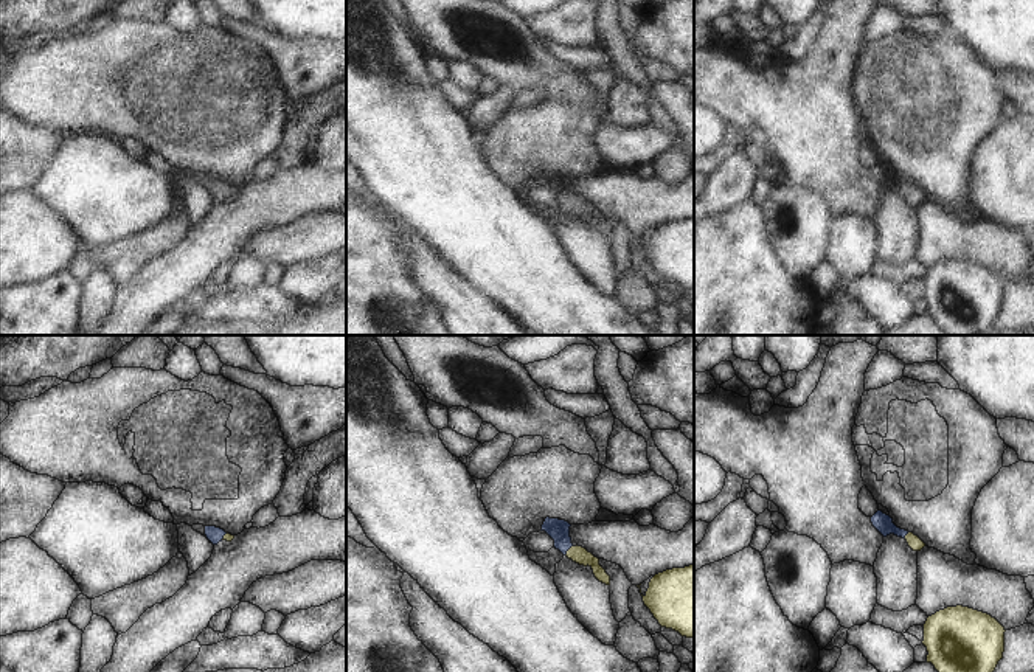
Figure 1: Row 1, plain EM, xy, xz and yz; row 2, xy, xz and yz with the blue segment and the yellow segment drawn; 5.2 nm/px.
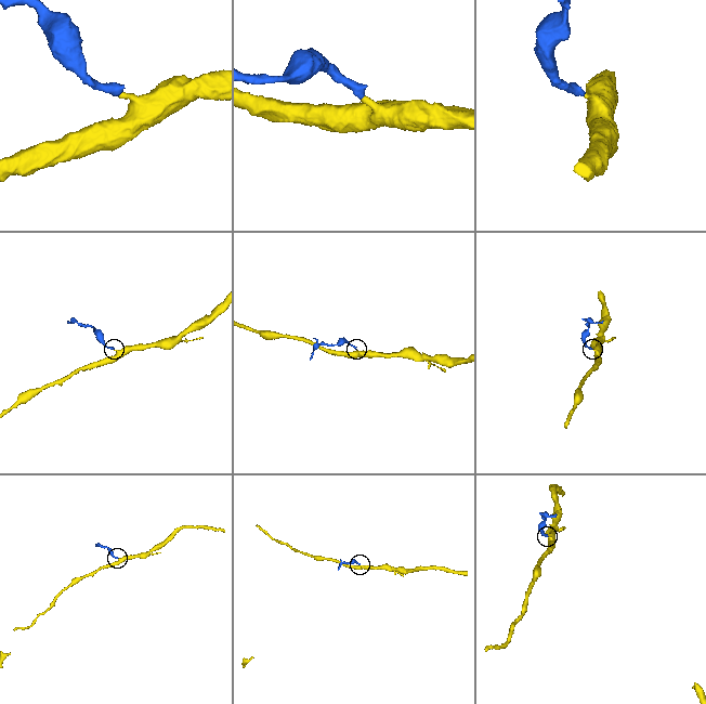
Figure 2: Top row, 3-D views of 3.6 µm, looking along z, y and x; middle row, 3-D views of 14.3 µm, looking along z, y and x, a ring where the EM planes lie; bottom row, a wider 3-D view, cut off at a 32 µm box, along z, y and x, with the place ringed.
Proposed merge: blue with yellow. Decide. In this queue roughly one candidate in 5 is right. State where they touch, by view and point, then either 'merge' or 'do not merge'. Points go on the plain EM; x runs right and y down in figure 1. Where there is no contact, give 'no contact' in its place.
meets blue in xz at (569, 200); merge

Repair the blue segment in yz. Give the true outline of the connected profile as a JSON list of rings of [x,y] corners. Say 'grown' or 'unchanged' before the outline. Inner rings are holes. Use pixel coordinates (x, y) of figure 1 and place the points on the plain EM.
grown; [[[877,163],[871,169],[871,175],[883,189],[894,186],[897,189],[905,191],[908,199],[913,203],[921,203],[925,199],[925,196],[918,188],[914,188],[913,185],[908,185],[905,182],[897,180],[893,175],[893,171],[890,168],[883,166],[882,163]]]

